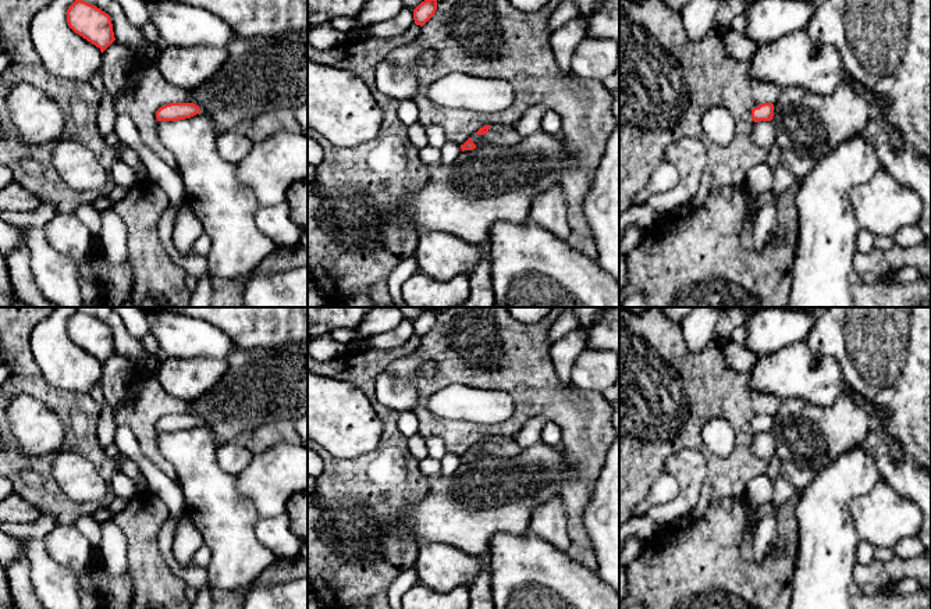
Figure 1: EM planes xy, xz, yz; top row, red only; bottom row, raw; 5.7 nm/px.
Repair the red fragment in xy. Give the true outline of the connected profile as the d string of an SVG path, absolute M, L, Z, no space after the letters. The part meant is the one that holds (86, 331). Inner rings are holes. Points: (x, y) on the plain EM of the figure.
M75 311L68 318L67 334L75 345L99 359L102 364L116 352L110 327L86 313Z

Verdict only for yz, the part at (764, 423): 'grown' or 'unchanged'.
unchanged

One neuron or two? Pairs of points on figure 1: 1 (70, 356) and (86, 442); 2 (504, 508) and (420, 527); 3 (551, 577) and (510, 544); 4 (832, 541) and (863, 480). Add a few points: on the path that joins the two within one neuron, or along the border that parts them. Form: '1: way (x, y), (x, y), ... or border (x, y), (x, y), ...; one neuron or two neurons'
1: border (46, 380), (54, 387), (85, 391), (88, 394); two neurons
2: way (483, 508), (455, 510), (441, 516); one neuron
3: way (542, 576), (519, 554); one neuron
4: way (832, 526), (832, 508), (848, 492); one neuron

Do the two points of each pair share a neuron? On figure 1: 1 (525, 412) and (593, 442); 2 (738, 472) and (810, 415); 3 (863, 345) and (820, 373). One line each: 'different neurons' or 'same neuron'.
1: same neuron
2: different neurons
3: different neurons

